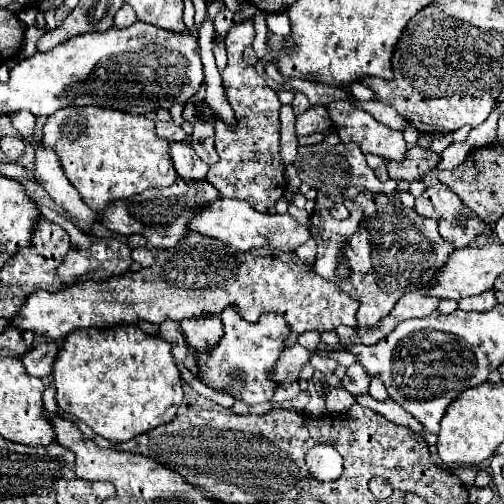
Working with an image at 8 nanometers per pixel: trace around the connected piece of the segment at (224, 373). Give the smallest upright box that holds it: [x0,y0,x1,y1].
[198,308,290,404]

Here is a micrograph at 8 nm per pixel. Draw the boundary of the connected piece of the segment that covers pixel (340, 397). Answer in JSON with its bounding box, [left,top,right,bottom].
[326,388,356,414]

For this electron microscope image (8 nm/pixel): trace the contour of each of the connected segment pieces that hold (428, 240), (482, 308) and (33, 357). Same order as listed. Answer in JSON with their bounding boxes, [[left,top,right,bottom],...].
[[310,192,454,326],[458,290,496,312],[20,344,58,378]]

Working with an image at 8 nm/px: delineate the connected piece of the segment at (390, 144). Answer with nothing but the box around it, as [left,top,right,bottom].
[328,100,406,160]

